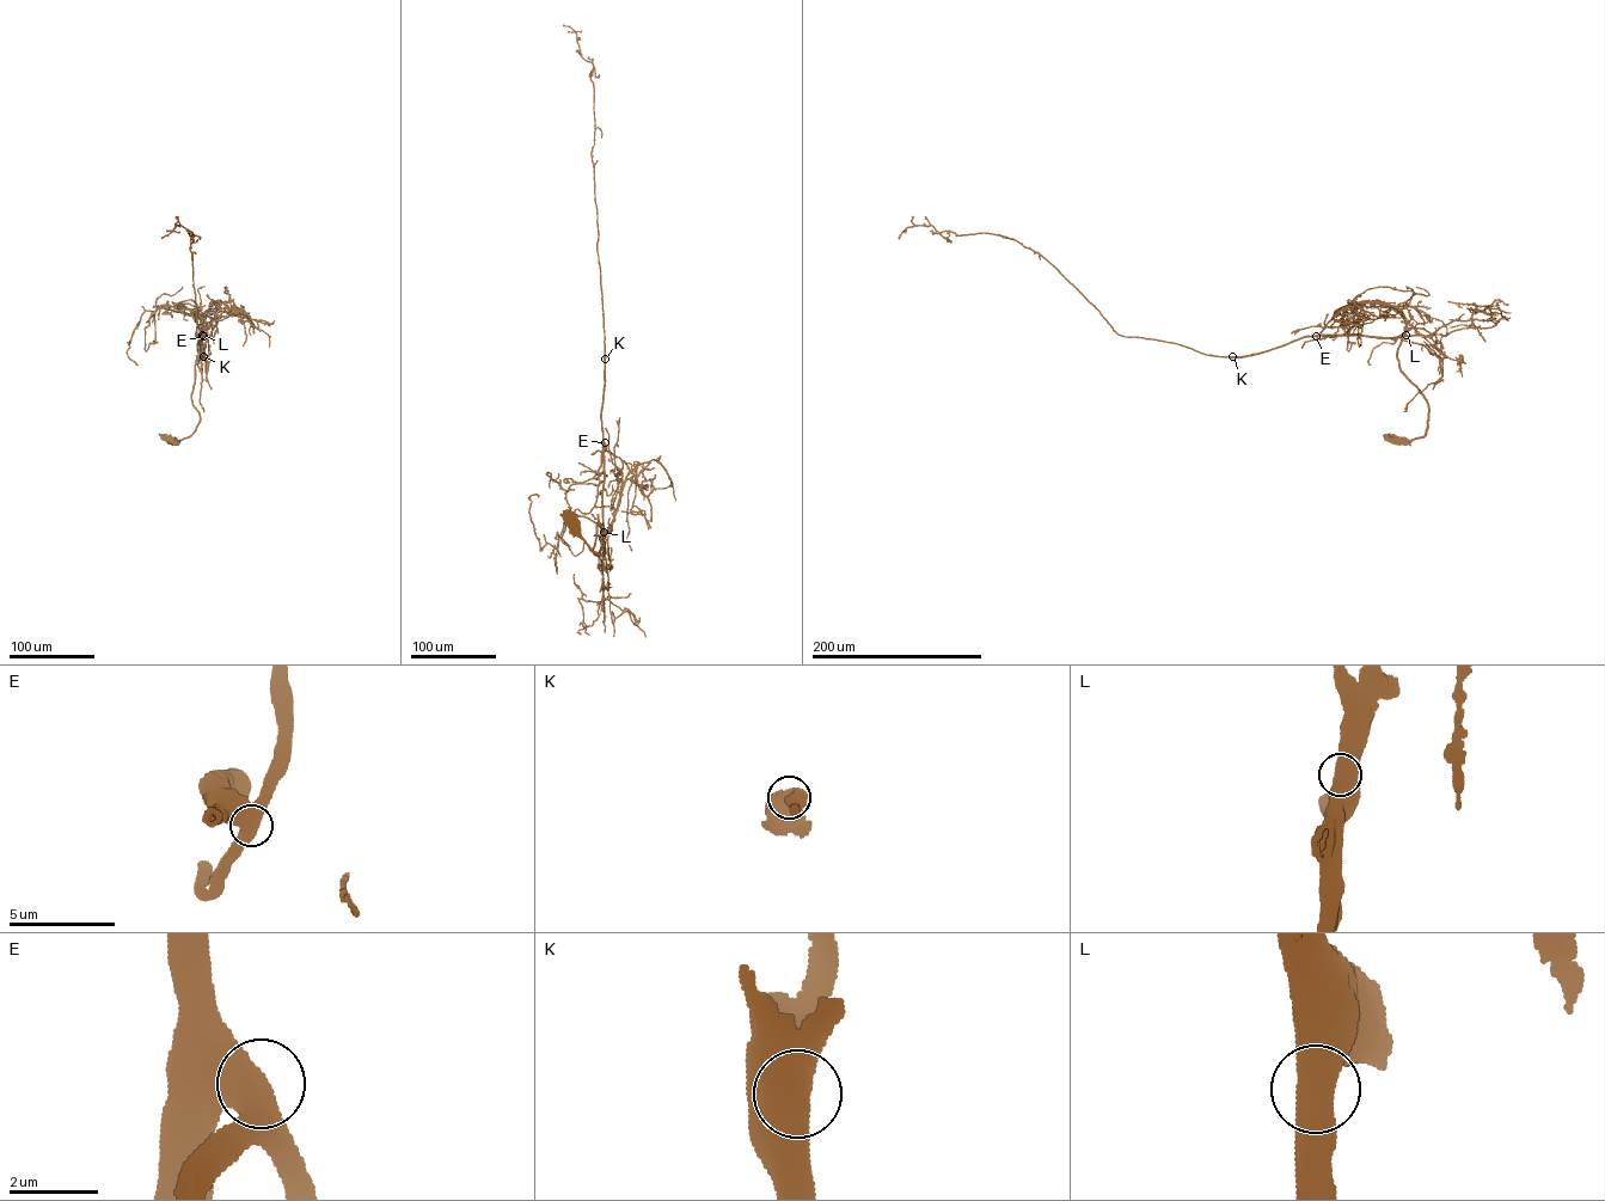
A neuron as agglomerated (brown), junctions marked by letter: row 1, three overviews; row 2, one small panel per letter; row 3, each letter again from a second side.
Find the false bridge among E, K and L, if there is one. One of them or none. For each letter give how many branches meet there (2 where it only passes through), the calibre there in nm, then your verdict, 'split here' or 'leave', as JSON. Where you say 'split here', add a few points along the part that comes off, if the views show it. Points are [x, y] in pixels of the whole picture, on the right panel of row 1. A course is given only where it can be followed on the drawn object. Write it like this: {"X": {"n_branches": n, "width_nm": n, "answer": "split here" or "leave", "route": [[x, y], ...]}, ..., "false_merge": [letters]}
{"E": {"n_branches": 1, "width_nm": 750, "answer": "leave"}, "K": {"n_branches": 1, "width_nm": 900, "answer": "split here", "route": [[1232, 356], [1119, 335], [1052, 264], [1010, 238], [938, 233], [922, 225], [907, 227], [899, 238]]}, "L": {"n_branches": 1, "width_nm": 750, "answer": "leave"}, "false_merge": ["K"]}

